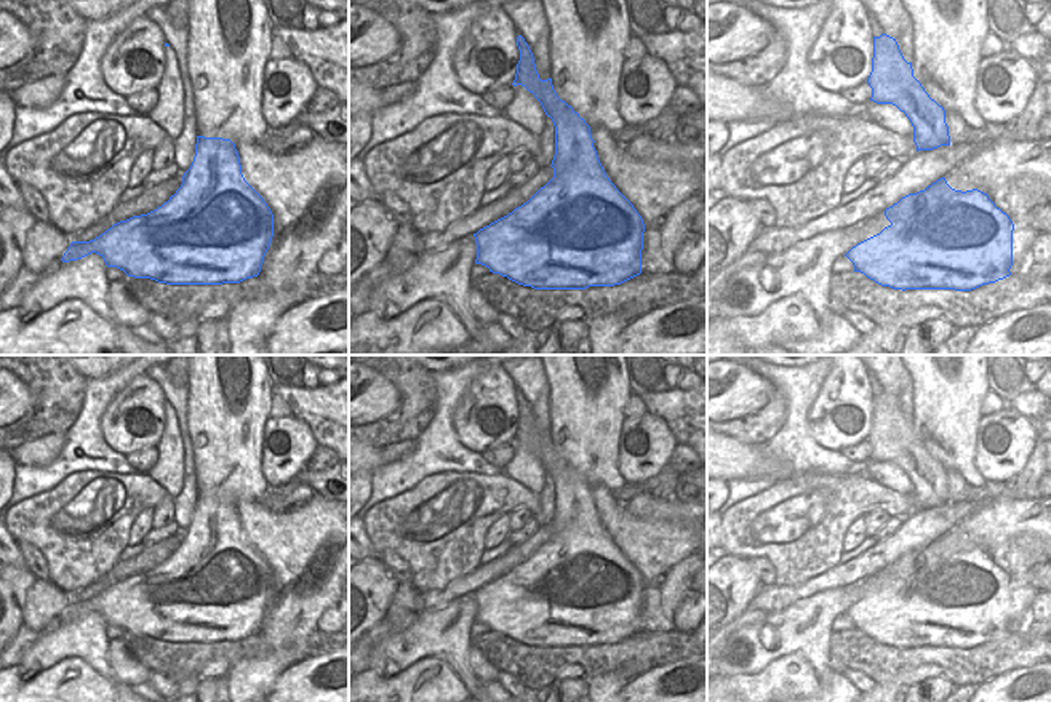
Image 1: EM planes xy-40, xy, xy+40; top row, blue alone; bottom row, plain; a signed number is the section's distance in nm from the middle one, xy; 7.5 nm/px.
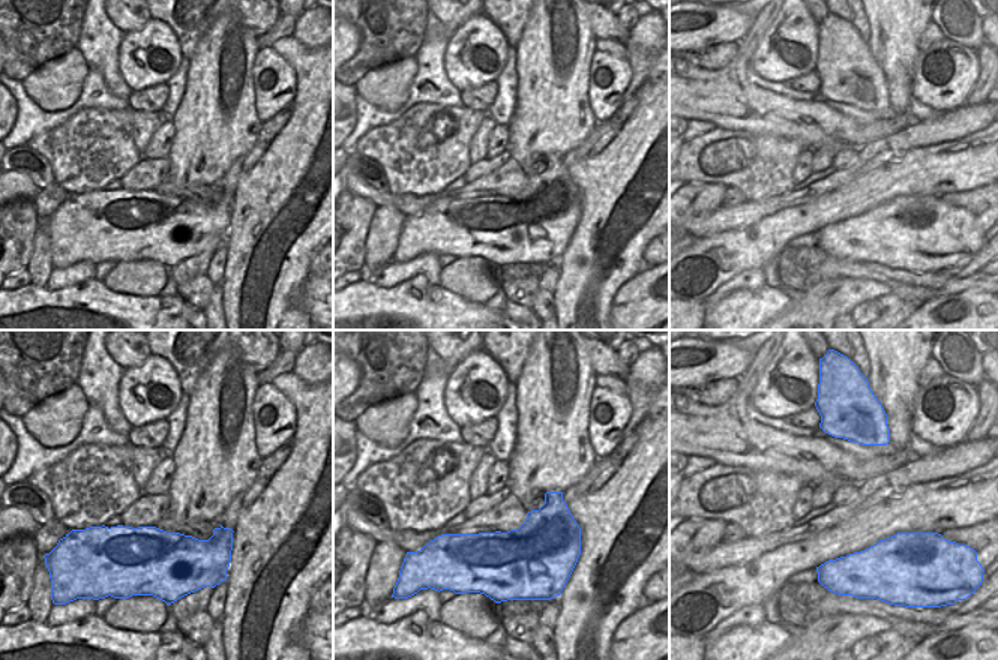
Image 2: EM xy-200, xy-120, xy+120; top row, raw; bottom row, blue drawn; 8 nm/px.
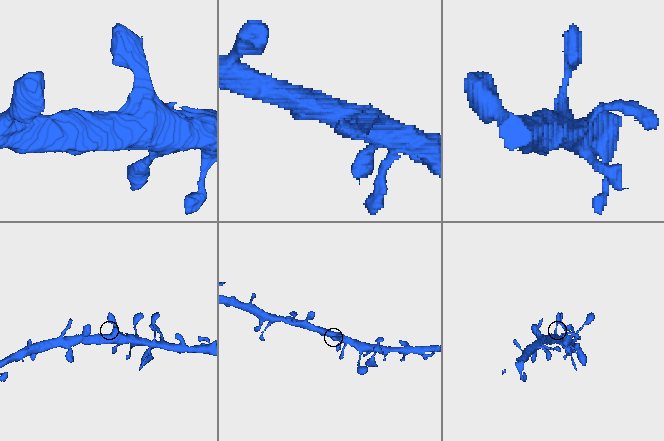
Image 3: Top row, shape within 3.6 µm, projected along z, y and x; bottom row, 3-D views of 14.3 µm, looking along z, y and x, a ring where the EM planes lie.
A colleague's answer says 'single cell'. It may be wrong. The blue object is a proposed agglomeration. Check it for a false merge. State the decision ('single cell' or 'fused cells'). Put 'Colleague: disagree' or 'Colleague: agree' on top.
Colleague: agree
single cell

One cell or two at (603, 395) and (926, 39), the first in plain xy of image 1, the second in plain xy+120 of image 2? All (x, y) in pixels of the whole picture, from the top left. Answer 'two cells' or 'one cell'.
two cells

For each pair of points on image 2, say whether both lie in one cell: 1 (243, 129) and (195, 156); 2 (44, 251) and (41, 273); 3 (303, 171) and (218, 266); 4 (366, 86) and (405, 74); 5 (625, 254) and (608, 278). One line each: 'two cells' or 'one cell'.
1: one cell
2: one cell
3: two cells
4: one cell
5: one cell

